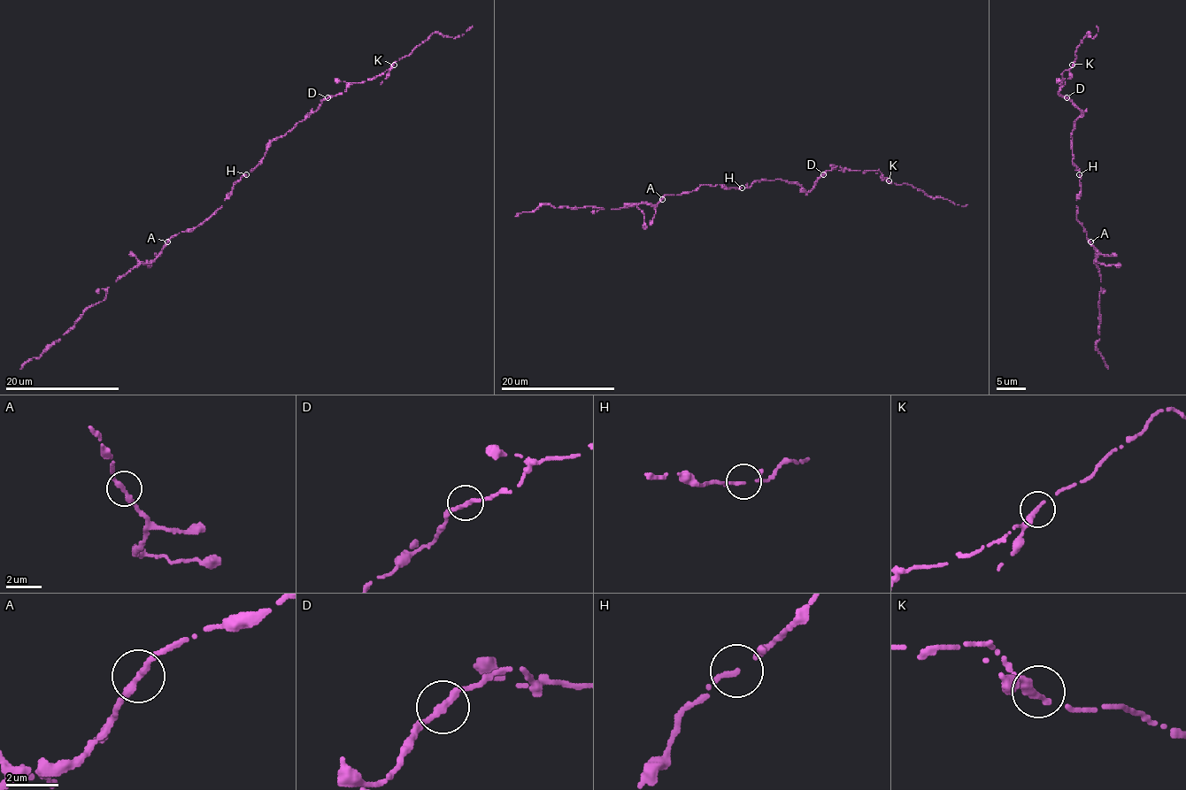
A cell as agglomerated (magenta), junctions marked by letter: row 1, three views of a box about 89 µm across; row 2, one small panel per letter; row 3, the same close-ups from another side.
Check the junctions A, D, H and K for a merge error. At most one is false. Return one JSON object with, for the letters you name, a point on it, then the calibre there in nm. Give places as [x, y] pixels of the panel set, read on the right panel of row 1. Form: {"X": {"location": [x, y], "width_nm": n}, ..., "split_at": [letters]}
{"split_at": []}

